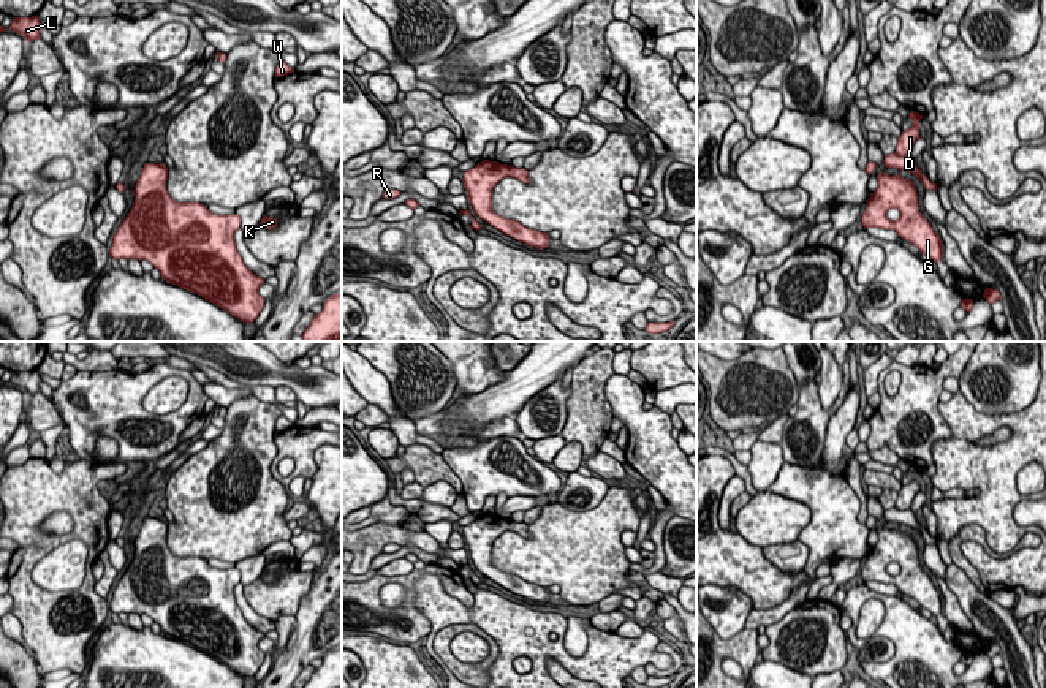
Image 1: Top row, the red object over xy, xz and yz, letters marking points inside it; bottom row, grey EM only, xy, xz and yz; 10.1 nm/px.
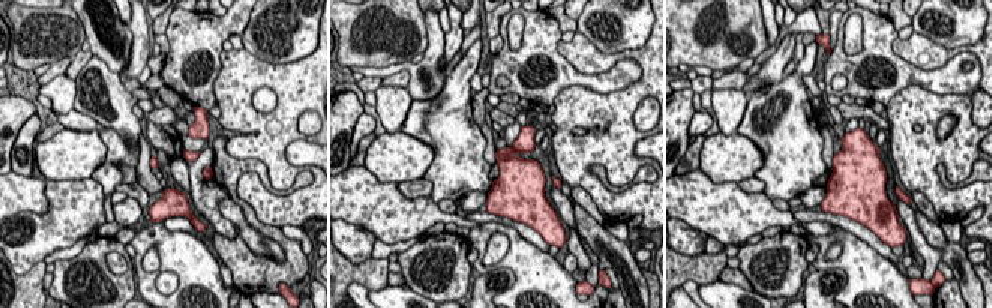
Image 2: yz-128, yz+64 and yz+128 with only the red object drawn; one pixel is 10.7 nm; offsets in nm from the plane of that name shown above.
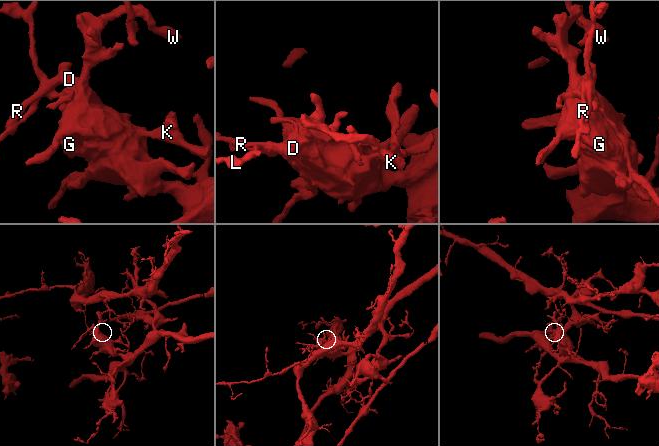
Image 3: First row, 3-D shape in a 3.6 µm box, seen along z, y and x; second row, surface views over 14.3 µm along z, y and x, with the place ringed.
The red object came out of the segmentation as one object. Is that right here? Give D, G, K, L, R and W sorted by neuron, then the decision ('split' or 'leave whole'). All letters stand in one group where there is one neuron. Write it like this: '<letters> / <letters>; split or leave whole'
D G K R W / L; split

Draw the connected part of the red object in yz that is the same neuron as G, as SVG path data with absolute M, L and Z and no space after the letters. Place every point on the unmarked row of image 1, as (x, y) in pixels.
M900 528L877 530L878 542L866 555L861 571L862 580L893 584L897 590L908 595L927 609L932 615L942 614L943 599L940 590L919 566L915 538Z

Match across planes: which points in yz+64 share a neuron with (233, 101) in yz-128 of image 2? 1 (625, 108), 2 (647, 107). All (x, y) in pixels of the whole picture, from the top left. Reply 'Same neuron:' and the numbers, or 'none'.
Same neuron: 1

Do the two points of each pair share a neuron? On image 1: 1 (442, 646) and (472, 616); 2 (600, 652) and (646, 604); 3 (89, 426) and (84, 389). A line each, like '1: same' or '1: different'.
1: different
2: different
3: same

